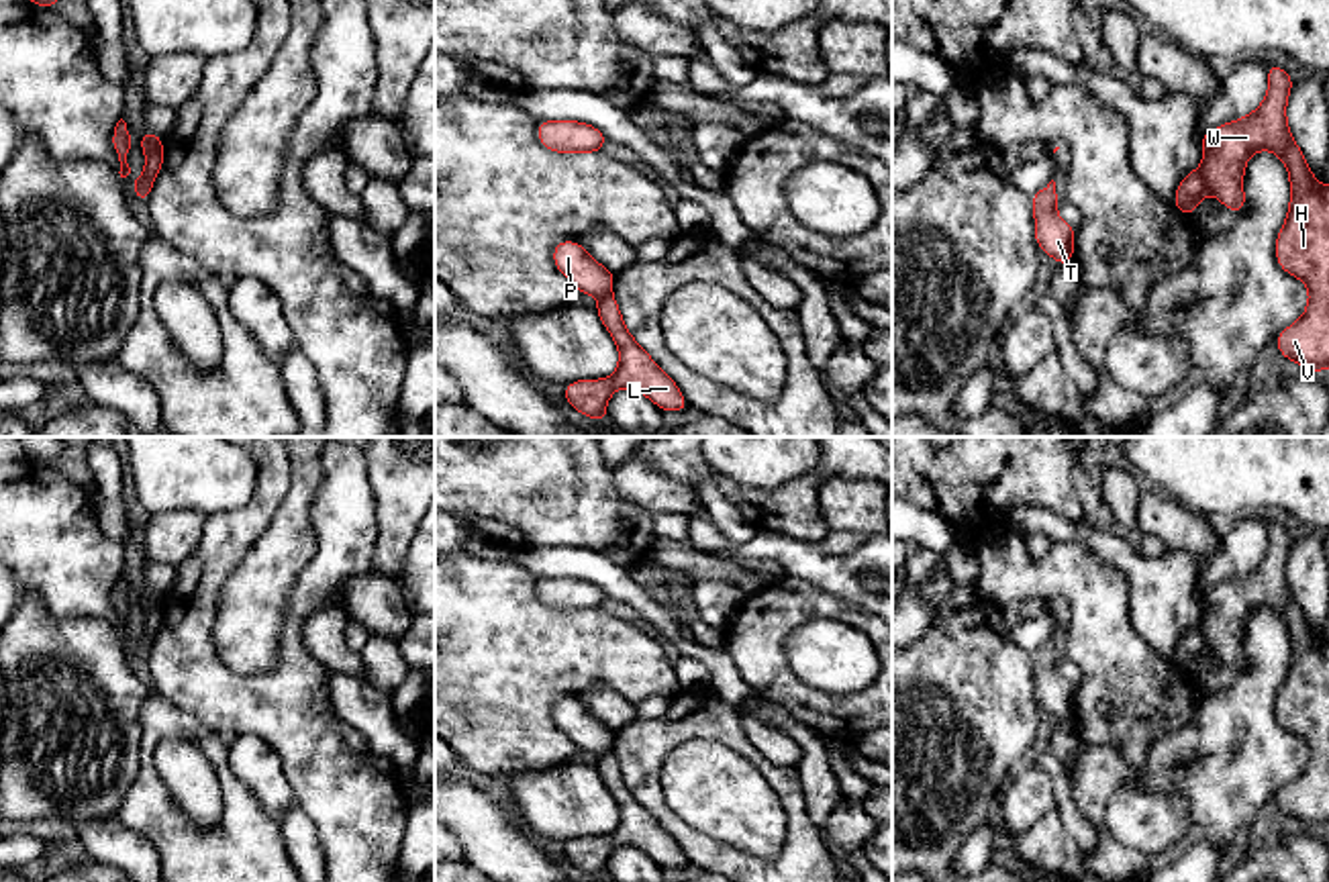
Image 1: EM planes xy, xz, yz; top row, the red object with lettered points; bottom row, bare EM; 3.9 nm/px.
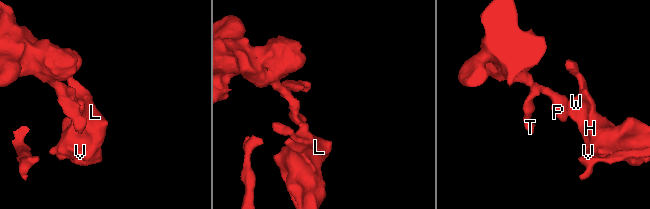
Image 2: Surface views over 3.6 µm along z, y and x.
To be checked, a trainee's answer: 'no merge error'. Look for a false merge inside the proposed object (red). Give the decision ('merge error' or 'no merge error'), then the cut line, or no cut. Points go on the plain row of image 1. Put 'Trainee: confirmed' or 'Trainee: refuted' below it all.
merge error; cut yz (1199, 625), (1209, 646)
Trainee: refuted

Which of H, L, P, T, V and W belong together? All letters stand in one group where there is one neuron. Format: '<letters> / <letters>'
H L V W / P T

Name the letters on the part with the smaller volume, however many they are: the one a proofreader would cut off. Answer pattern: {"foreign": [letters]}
{"foreign": ["H", "L", "V", "W"]}

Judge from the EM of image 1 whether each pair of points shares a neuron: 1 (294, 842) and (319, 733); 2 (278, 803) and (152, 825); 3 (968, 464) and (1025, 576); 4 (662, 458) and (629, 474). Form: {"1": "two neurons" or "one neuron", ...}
{"1": "two neurons", "2": "two neurons", "3": "two neurons", "4": "two neurons"}

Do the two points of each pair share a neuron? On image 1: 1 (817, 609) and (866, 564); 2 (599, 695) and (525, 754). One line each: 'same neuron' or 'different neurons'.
1: different neurons
2: different neurons

